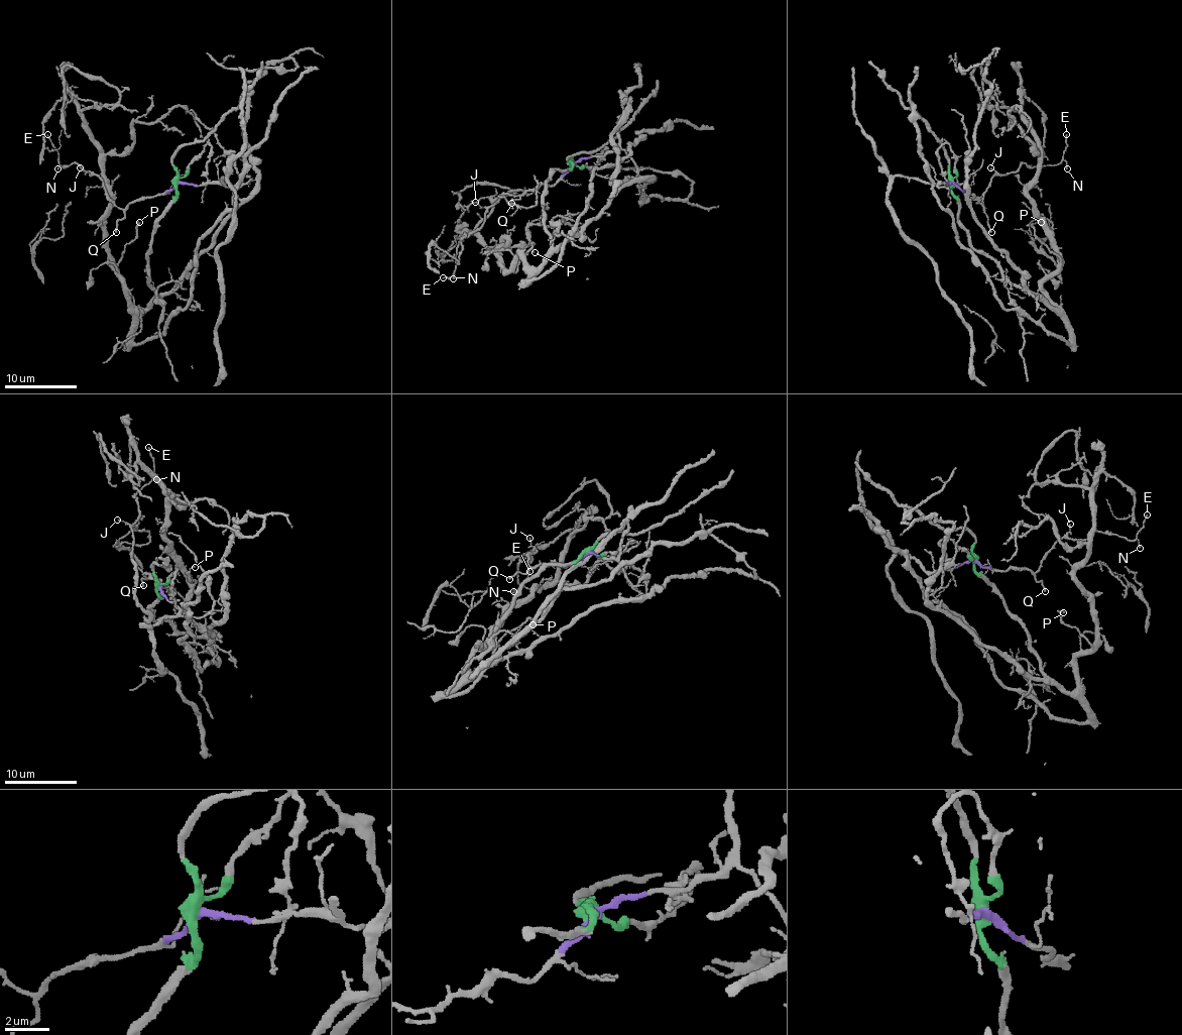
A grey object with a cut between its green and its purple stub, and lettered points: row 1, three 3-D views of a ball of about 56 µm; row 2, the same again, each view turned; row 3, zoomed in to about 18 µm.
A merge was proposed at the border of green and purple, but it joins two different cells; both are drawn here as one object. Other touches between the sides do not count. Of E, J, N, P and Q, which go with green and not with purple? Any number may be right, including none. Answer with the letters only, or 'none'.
P

